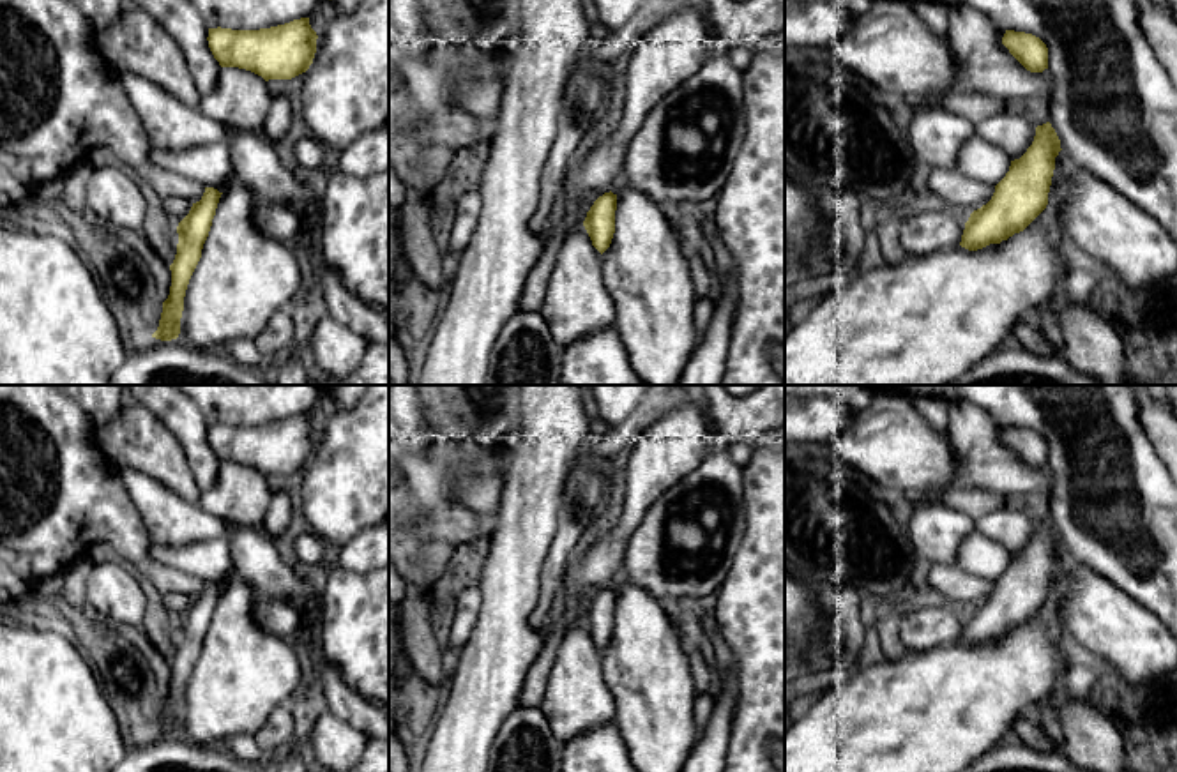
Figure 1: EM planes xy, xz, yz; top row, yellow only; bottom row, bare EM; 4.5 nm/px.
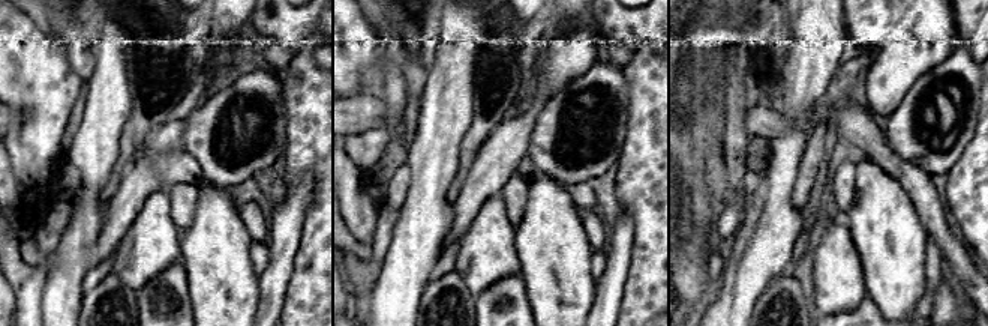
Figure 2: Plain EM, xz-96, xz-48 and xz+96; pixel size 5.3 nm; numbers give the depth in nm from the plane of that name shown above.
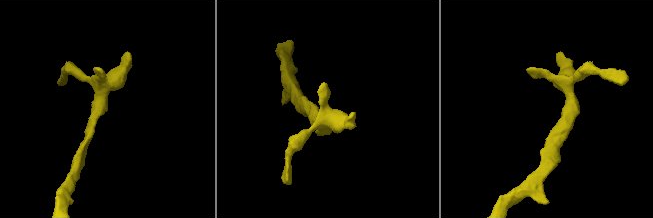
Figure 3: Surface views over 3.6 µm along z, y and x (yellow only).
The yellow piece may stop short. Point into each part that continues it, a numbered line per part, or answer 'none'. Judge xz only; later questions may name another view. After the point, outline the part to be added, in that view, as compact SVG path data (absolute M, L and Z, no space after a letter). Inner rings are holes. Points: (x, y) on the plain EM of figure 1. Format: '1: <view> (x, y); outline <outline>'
none

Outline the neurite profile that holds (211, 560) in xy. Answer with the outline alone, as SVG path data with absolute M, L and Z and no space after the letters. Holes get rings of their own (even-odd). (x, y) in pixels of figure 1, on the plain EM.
M214 537L186 546L150 542L148 558L224 588L233 578L228 537Z

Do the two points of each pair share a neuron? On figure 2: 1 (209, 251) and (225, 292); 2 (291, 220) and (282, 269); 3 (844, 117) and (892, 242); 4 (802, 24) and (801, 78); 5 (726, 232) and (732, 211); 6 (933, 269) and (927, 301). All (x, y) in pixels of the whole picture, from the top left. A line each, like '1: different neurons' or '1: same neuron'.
1: same neuron
2: same neuron
3: different neurons
4: same neuron
5: same neuron
6: same neuron

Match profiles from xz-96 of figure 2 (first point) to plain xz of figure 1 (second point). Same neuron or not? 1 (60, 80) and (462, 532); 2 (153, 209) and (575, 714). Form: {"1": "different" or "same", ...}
{"1": "different", "2": "same"}

